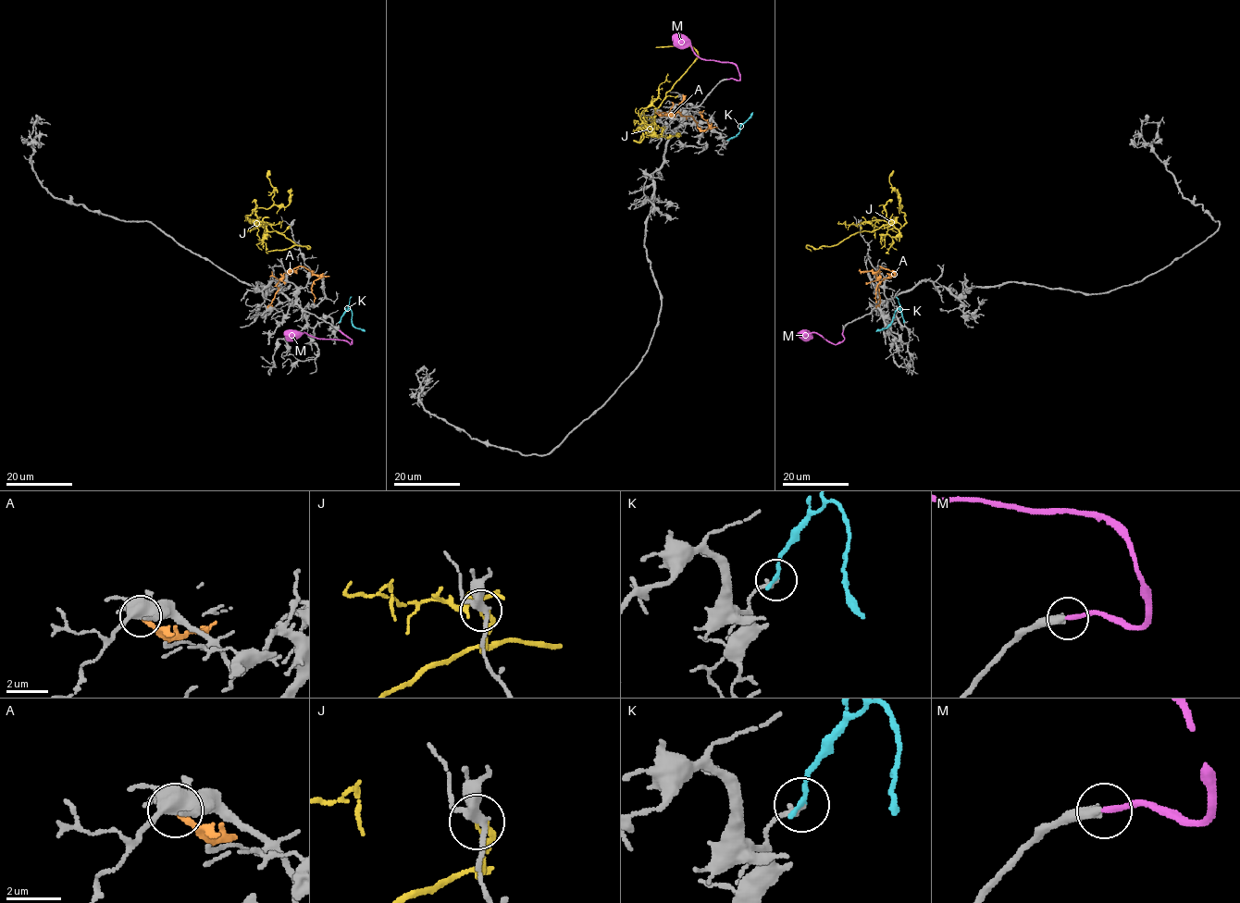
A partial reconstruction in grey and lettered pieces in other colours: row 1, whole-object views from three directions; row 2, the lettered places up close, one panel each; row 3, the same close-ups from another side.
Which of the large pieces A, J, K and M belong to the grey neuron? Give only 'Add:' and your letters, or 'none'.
Add: M

